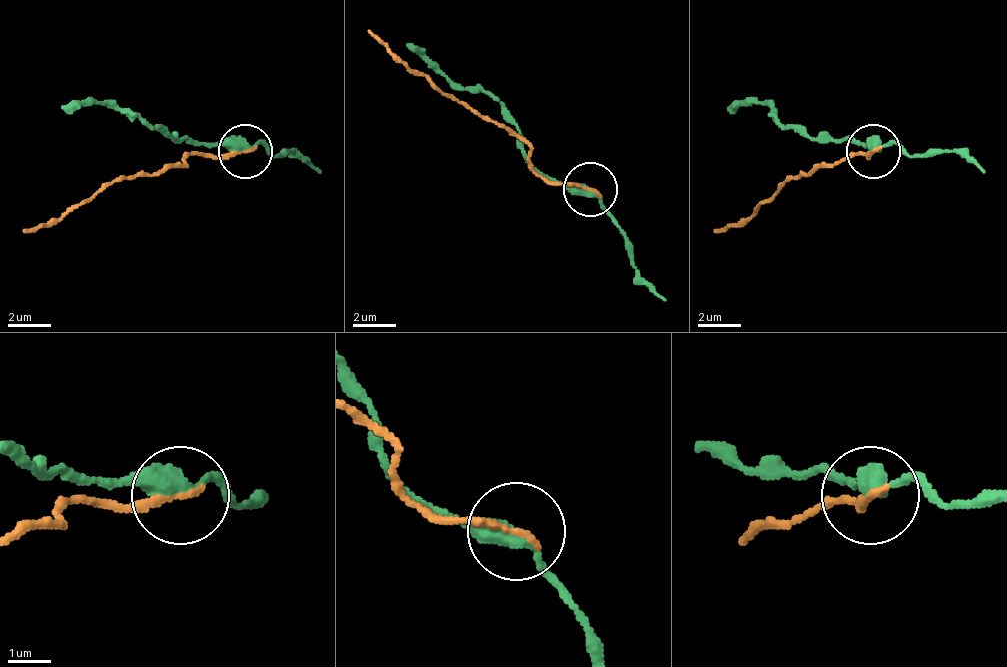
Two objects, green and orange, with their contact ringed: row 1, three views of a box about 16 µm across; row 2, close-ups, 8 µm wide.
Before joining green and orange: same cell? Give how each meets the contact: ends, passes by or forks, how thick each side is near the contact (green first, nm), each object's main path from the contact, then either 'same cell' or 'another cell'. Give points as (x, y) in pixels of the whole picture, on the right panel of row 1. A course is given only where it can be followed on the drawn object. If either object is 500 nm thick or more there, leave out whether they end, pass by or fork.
green passes by | orange ends | 380/190 nm | green via (874, 152), (815, 142), (782, 125), (766, 104), (728, 109) | orange via (874, 152), (858, 152), (820, 163), (782, 185), (750, 217), (712, 233) | another cell

